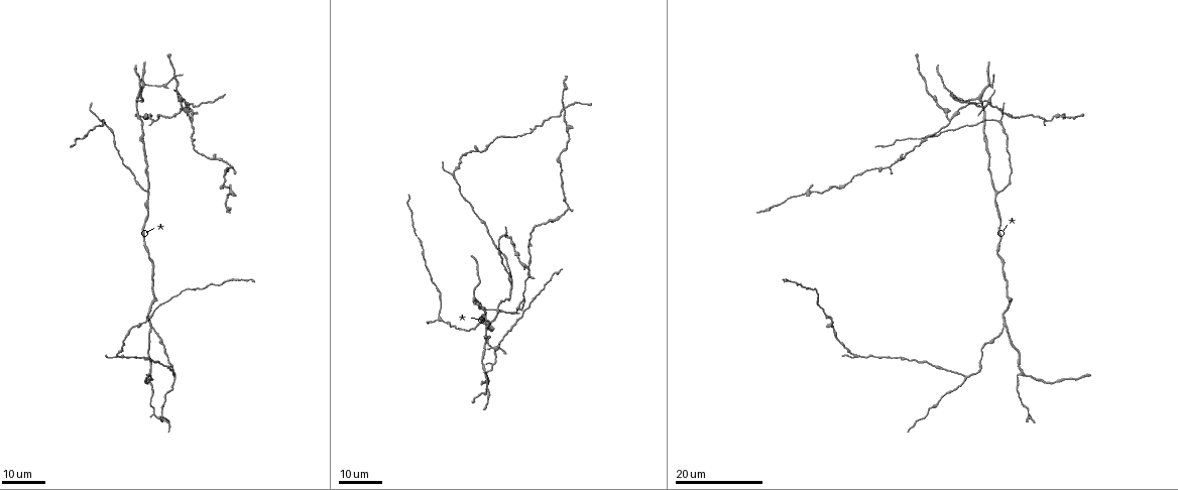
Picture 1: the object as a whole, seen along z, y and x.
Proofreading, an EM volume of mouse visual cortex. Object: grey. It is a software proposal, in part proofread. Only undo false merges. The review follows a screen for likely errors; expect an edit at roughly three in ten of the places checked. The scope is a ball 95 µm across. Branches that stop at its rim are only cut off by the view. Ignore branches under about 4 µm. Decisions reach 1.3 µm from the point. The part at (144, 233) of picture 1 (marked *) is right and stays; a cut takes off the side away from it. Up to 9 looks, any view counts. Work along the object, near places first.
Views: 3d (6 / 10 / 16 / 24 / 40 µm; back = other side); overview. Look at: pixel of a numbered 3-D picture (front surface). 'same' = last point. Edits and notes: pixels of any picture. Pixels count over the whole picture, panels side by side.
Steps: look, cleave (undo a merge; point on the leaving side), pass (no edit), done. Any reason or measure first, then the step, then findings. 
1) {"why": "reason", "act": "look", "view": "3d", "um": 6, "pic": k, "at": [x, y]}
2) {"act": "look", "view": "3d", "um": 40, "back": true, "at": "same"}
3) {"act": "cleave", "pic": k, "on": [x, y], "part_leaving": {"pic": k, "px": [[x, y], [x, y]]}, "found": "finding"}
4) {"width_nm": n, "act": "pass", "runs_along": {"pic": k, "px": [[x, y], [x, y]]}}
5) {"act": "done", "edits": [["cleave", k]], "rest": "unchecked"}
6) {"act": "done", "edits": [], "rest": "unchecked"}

{"why": "calibre changes", "act": "look", "view": "3d", "um": 24, "pic": 1, "at": [210, 156]}

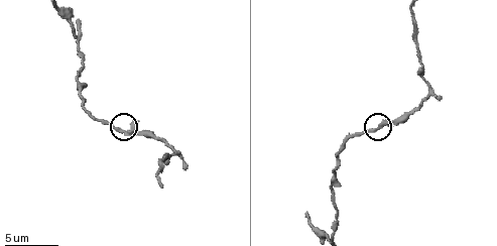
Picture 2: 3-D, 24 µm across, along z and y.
{"act": "look", "view": "3d", "um": 6, "pic": 2, "at": [126, 133]}

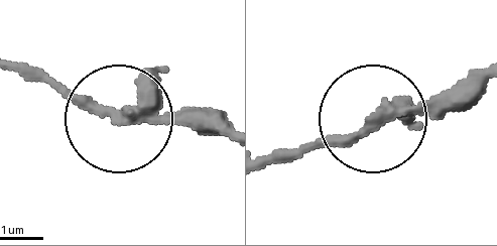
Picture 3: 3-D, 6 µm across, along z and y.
{"arms": 3, "act": "pass", "found": "continuous, no second neuron"}

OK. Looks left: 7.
{"why": "looks like a crossing", "act": "look", "view": "3d", "um": 16, "pic": 1, "at": [521, 308]}

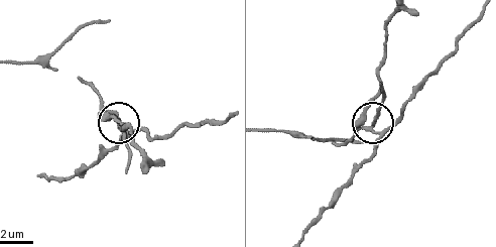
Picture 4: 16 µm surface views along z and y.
{"act": "look", "view": "3d", "um": 10, "pic": 4, "at": [367, 126]}

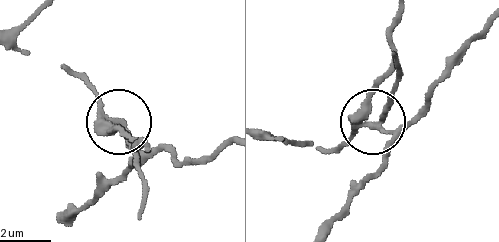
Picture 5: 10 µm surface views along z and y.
{"width_nm": 290, "act": "cleave", "pic": 5, "on": [383, 132], "part_leaving": {"pic": 5, "px": [[362, 127], [384, 129], [388, 153], [328, 231]]}, "found": "two neurons meet here"}

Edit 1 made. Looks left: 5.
{"act": "look", "view": "overview"}

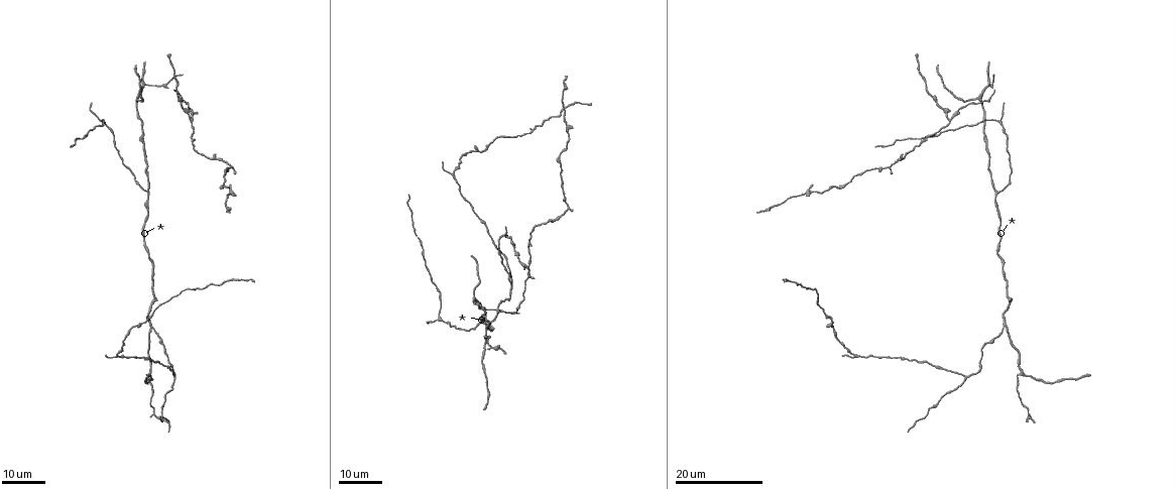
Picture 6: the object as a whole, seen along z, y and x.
{"why": "a fork", "act": "look", "view": "3d", "um": 24, "pic": 6, "at": [979, 99]}

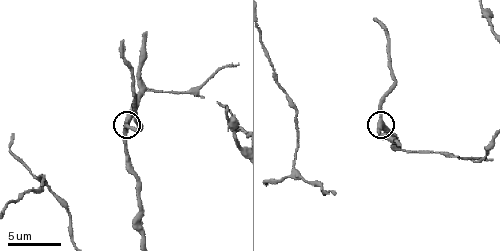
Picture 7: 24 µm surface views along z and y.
{"act": "look", "view": "3d", "um": 6, "pic": 7, "at": [128, 122]}

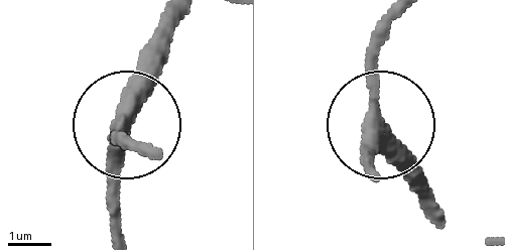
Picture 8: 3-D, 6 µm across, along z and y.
{"side_arm_um": 16, "act": "pass", "runs_along": {"pic": 8, "px": [[376, 172], [380, 17]]}, "found": "continuous, no second neuron"}

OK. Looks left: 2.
{"why": "a fork", "act": "look", "view": "3d", "um": 16, "pic": 2, "at": [76, 36]}

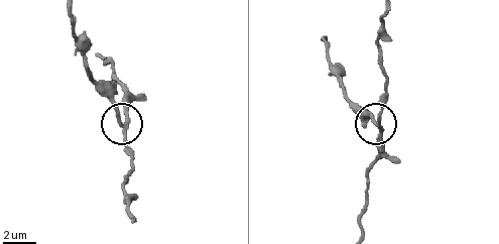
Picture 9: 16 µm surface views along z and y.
{"why": "closer look", "act": "look", "view": "3d", "um": 6, "pic": 9, "at": [375, 122]}

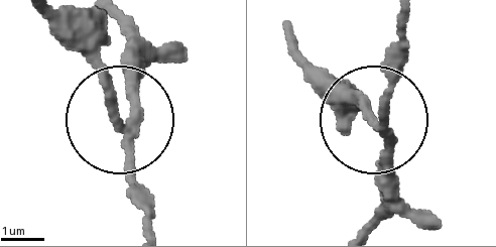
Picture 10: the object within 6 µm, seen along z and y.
{"width_nm": 190, "act": "cleave", "pic": 10, "on": [105, 66], "part_leaving": {"pic": 10, "px": [[118, 124], [100, 63], [65, 19]]}, "found": "a second neuron is stuck on"}

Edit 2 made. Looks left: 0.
{"act": "done", "edits": [["cleave", 5], ["cleave", 10]], "rest": "unchecked"}

